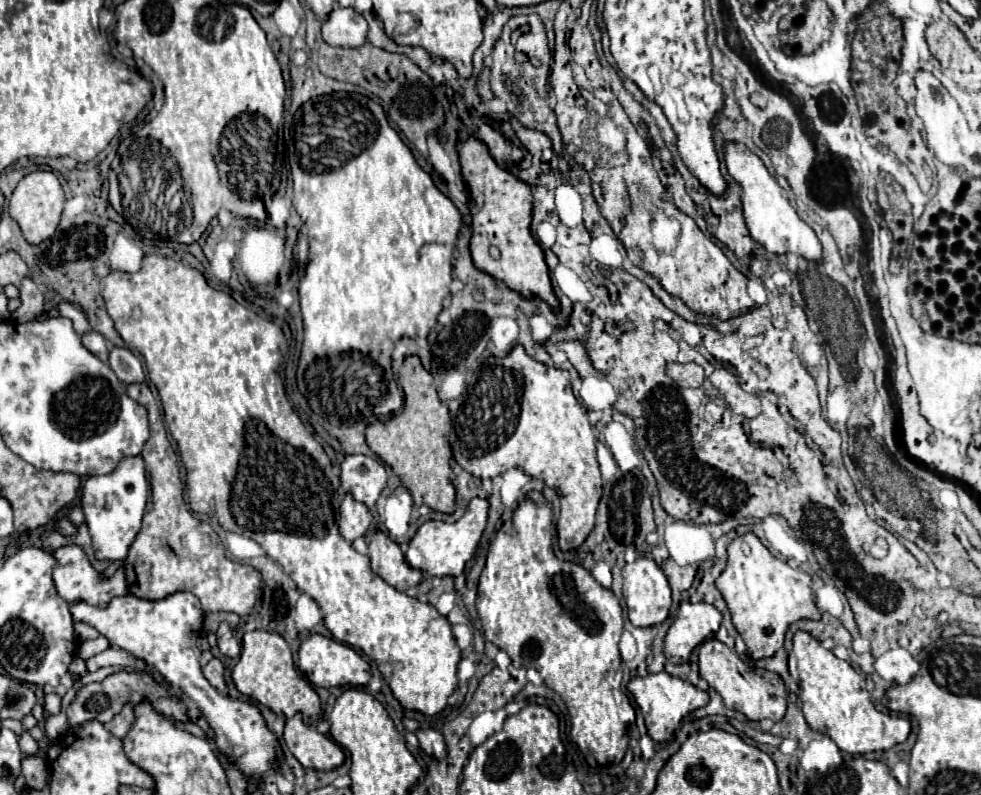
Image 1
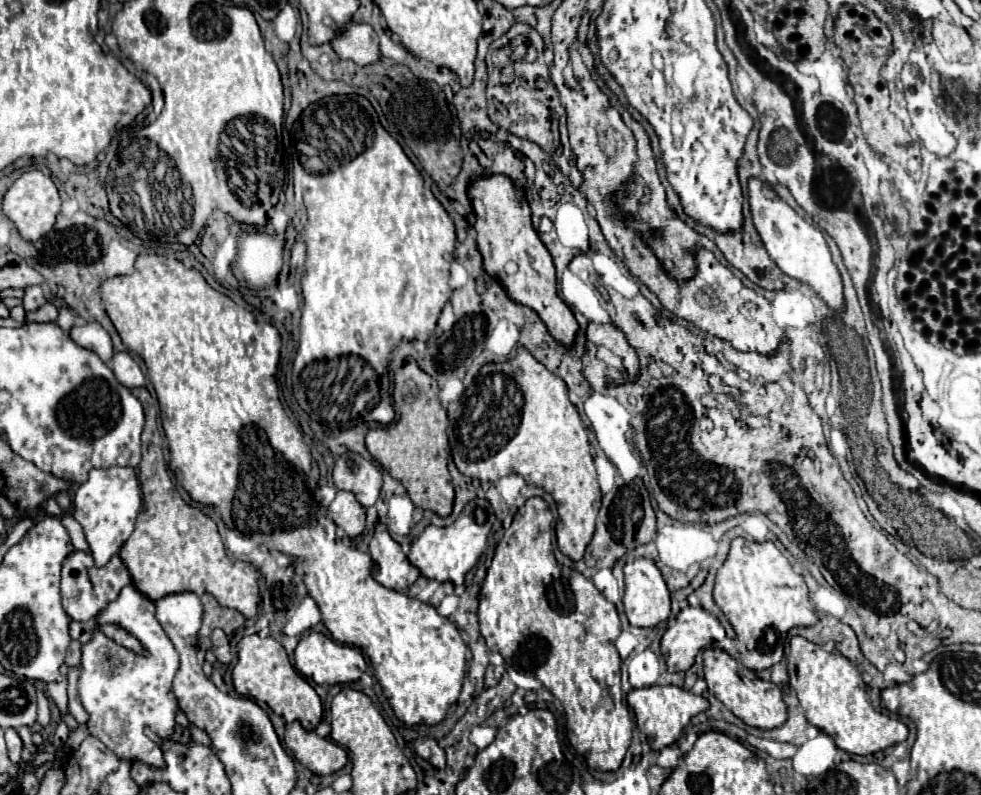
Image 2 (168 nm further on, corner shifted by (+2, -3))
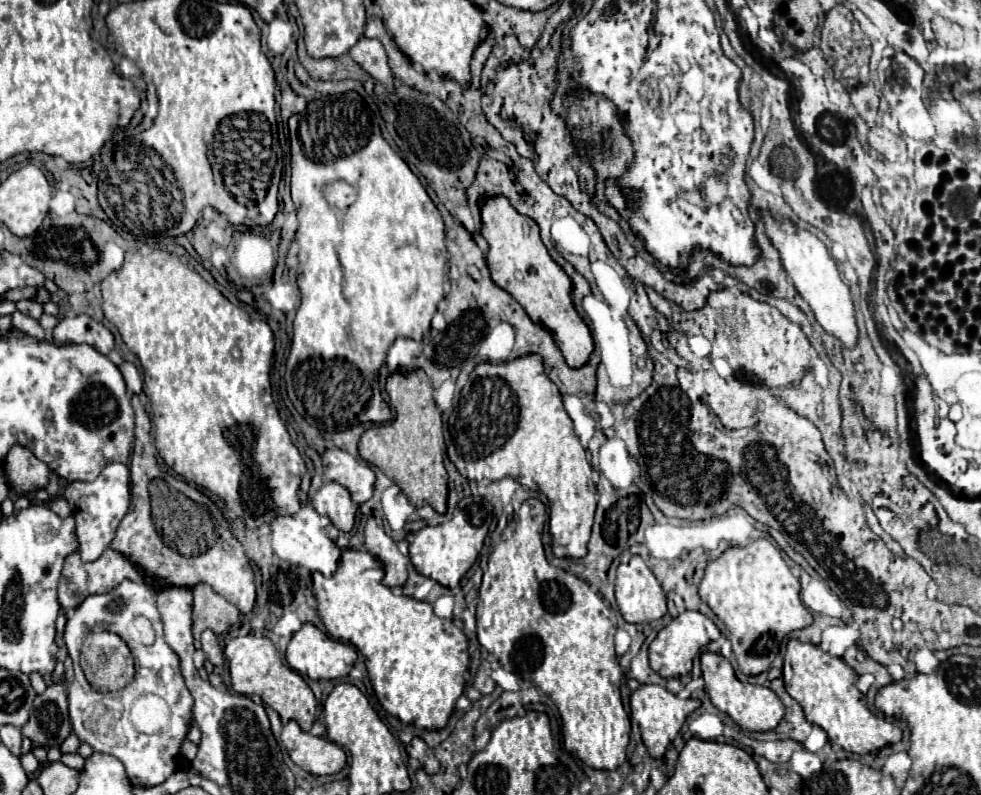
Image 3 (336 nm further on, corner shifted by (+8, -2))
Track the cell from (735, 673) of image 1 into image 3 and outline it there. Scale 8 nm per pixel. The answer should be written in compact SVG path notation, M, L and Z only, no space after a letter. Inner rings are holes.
M704 651L700 655L700 665L702 665L702 677L706 683L706 691L714 703L714 707L722 713L728 713L736 725L740 725L742 729L748 729L748 731L770 731L782 721L784 705L778 699L778 695L768 687L738 681L732 671L732 665L726 657L722 657L720 653Z

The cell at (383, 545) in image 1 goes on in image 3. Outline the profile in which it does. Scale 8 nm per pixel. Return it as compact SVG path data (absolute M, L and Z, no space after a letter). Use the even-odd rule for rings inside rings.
M374 517L368 519L366 529L364 529L366 541L364 547L368 553L372 553L382 565L384 565L384 579L382 583L386 587L398 587L406 583L406 569L410 559L402 555L396 547L396 543L384 533L384 527L376 523Z

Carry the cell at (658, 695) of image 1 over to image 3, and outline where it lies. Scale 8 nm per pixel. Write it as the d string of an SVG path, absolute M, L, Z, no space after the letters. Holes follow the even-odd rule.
M640 685L632 697L630 697L630 715L634 721L638 721L642 731L642 741L650 753L650 757L662 757L666 753L666 747L670 741L678 735L680 727L684 725L686 717L700 707L698 699L680 699L678 695L670 693L668 689L660 685Z

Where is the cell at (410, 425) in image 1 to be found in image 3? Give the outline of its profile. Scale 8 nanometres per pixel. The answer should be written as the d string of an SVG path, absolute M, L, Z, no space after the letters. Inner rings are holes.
M414 369L410 373L394 373L386 381L386 393L390 397L390 407L396 411L394 423L366 429L358 443L360 457L394 479L412 505L430 505L436 513L444 515L448 497L448 473L444 466L443 423L432 397L432 383L422 369Z

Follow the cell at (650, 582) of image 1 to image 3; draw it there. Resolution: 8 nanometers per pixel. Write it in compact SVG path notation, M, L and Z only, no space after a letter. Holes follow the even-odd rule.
M642 557L618 567L616 603L628 623L650 623L666 613L666 595Z

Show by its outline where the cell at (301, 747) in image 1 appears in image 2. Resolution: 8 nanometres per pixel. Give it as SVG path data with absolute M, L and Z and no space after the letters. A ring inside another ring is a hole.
M298 722L288 726L284 744L302 766L320 776L334 774L348 762L348 754L342 746L328 738L320 738L316 732L304 730Z

